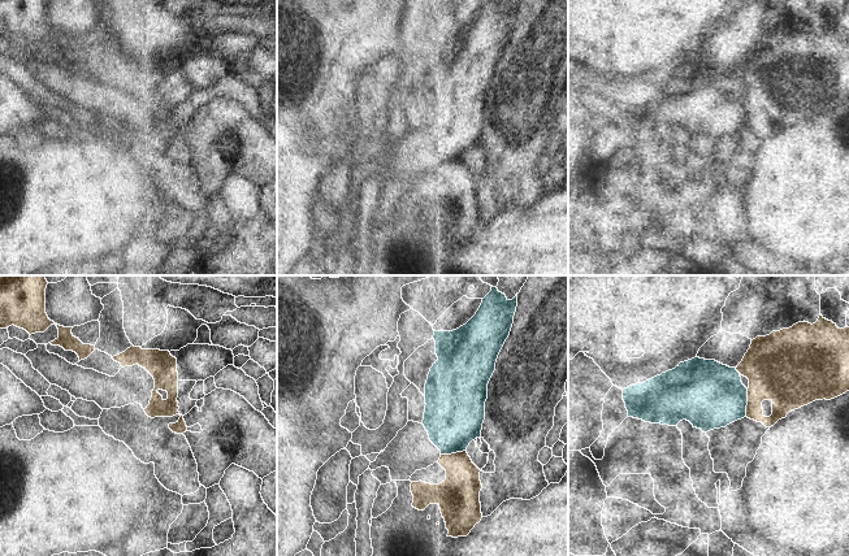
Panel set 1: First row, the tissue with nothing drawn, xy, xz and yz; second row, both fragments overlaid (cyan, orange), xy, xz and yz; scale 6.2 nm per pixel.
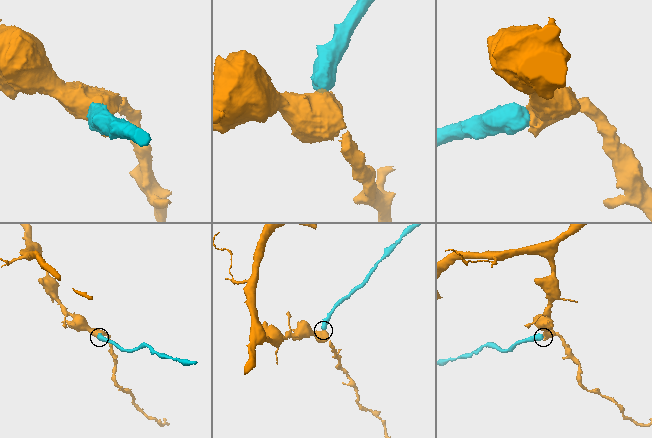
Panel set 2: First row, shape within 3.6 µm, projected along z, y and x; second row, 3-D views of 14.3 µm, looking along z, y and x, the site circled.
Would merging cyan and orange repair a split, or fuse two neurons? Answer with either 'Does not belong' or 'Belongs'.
Does not belong.

